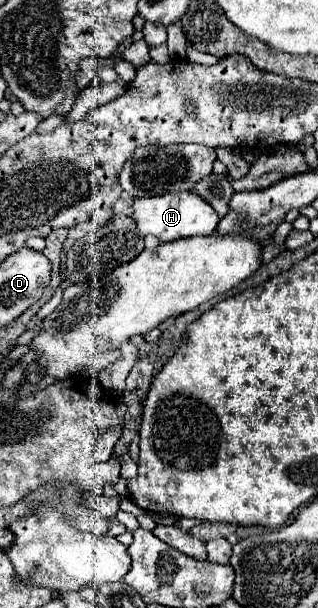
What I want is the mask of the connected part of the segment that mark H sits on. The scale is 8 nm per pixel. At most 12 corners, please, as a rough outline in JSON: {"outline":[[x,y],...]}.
{"outline":[[194,193],[134,201],[142,235],[210,235],[220,217]]}

